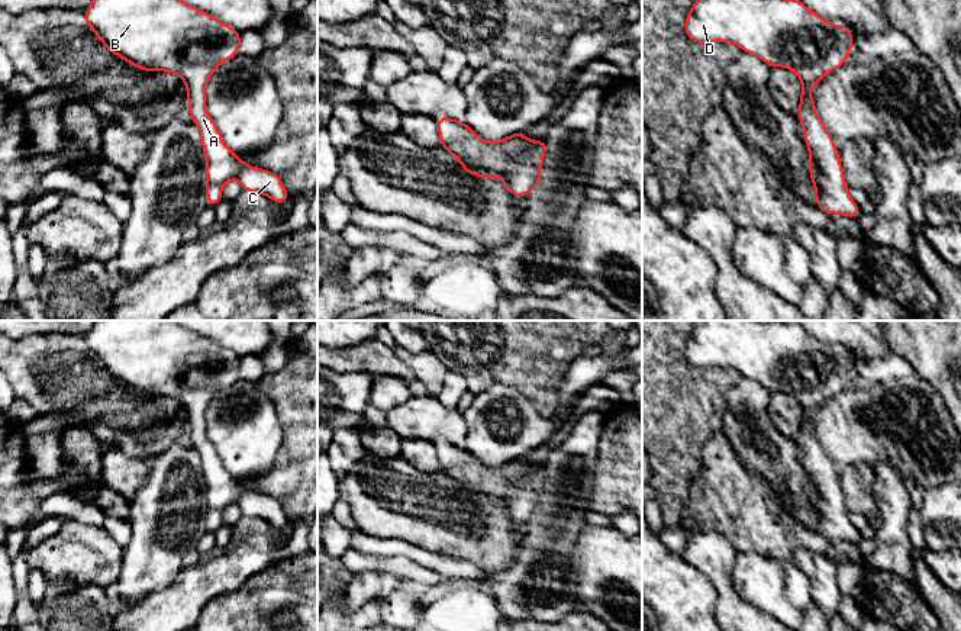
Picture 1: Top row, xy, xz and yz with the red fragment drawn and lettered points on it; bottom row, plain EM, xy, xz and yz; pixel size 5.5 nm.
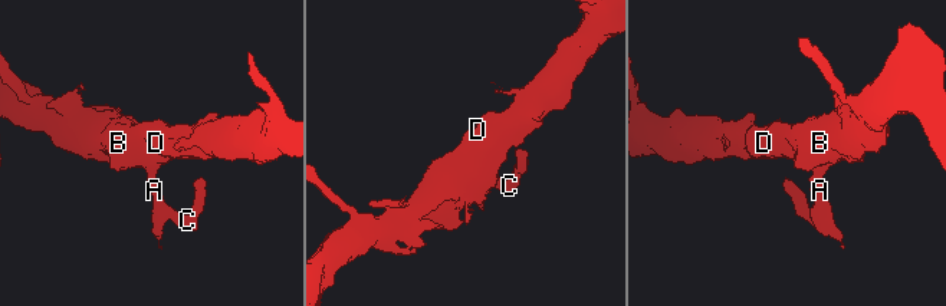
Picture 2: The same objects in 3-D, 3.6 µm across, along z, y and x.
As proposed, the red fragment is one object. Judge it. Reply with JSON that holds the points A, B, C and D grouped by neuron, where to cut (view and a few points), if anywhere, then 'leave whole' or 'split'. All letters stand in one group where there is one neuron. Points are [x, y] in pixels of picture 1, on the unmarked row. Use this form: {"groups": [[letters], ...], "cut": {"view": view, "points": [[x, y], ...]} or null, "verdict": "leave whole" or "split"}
{"groups": [["A", "B", "C", "D"]], "cut": null, "verdict": "leave whole"}

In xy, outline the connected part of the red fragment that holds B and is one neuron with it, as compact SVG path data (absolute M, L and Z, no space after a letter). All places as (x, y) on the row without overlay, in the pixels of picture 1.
M96 321L90 332L84 337L84 347L94 355L96 363L104 368L109 377L116 379L138 395L167 396L183 403L187 411L190 441L201 461L206 484L206 524L209 531L215 532L223 524L222 514L230 503L236 503L245 516L265 519L278 529L290 524L278 499L246 490L239 480L226 471L216 448L206 434L206 411L210 400L222 387L233 383L241 374L241 358L238 355L206 337L181 326L175 321Z

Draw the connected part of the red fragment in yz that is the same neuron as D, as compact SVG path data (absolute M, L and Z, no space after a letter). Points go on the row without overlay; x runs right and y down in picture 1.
M702 321L690 334L684 357L697 368L732 367L742 376L752 379L773 392L793 395L802 405L800 434L797 444L803 451L804 467L809 473L810 506L815 509L818 532L826 540L839 538L848 543L860 543L860 531L851 524L844 503L844 493L832 460L815 434L810 415L823 403L844 390L846 380L854 373L852 358L846 348L833 351L809 335L797 323L778 321Z

